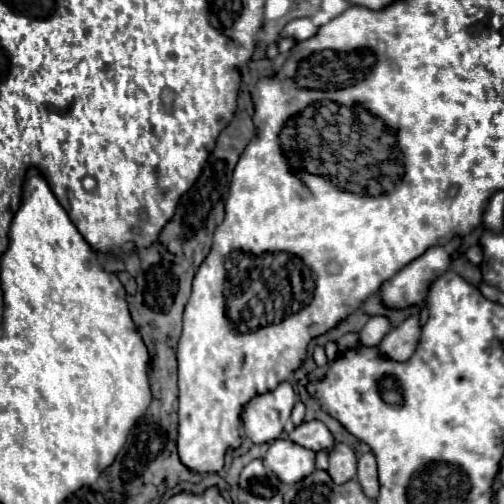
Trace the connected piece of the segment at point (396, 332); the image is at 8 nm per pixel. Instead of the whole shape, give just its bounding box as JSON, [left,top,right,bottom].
[378,315,420,361]

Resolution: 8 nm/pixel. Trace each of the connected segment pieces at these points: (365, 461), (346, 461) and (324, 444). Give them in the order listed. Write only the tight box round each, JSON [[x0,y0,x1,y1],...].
[[358,453,378,501],[328,443,356,485],[288,421,334,451]]

